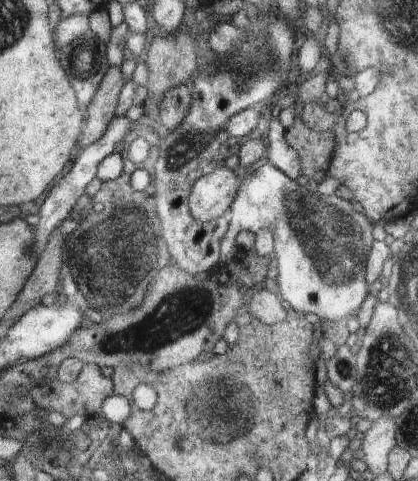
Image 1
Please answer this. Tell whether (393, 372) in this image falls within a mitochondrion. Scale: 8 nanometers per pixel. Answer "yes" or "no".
yes

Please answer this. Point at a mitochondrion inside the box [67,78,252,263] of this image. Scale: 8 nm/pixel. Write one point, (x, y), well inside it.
(188, 145)

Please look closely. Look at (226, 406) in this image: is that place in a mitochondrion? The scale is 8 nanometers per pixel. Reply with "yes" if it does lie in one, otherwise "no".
yes

